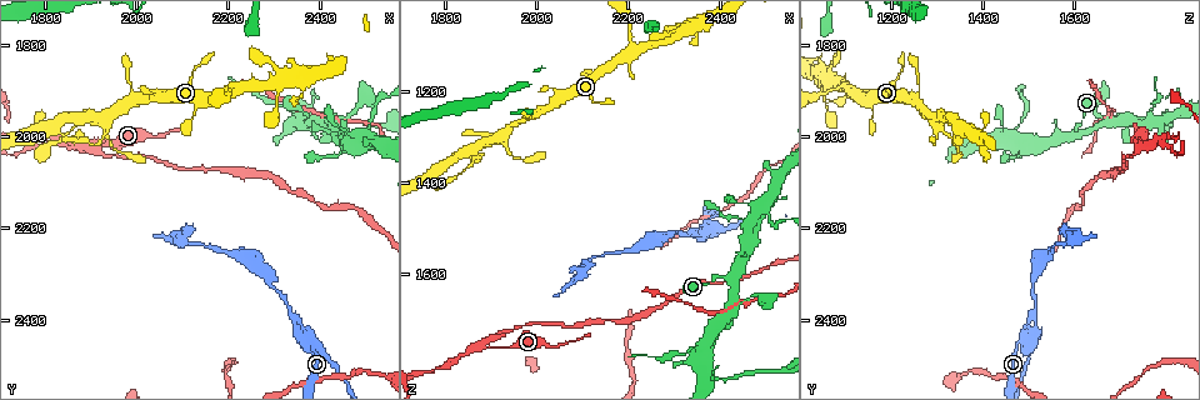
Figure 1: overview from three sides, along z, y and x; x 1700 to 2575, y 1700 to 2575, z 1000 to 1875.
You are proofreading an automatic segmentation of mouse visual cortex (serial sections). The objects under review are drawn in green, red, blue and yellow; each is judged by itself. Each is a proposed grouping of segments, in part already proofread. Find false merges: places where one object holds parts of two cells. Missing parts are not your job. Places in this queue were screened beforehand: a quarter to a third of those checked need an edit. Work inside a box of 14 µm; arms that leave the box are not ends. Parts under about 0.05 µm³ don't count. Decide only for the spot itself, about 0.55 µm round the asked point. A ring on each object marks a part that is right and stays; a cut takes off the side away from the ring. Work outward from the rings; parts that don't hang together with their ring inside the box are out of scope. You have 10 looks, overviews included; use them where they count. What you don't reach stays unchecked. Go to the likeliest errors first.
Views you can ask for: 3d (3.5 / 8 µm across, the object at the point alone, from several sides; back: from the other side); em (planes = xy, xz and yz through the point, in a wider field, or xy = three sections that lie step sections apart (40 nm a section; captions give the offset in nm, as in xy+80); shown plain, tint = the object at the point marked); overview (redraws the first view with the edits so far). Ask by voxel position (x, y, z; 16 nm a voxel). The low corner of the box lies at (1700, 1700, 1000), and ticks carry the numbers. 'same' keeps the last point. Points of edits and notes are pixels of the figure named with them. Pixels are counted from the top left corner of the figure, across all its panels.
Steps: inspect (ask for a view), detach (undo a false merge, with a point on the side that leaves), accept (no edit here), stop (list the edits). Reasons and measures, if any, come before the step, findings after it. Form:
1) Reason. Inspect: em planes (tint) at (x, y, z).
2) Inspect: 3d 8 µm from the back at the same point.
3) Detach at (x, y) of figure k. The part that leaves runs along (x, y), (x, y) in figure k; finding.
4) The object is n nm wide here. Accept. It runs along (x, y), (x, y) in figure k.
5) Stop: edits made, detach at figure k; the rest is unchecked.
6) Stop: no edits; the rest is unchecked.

Thin neck. Inspect: 3d 3.5 µm at (1880, 2020, 1755).

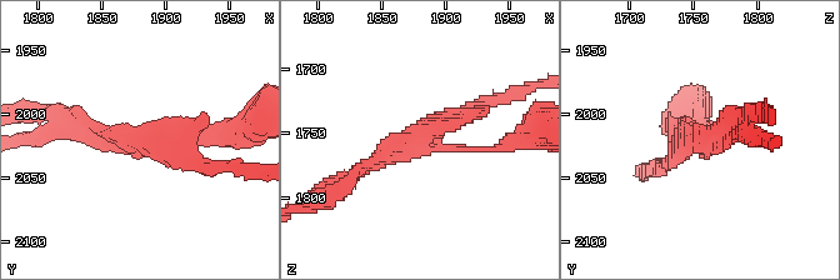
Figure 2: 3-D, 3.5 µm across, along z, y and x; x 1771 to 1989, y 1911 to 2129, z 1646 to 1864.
Now the EM. Inspect: em xy step 5 (tint) at (1882, 2022, 1760).

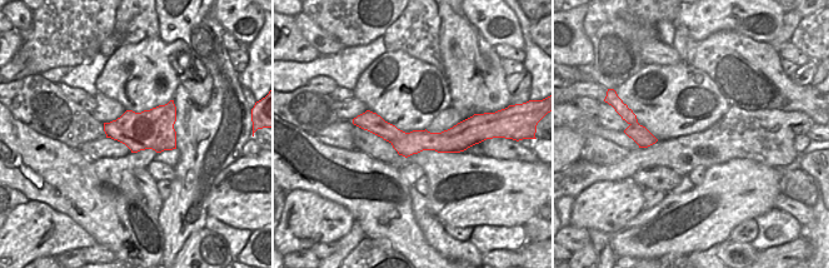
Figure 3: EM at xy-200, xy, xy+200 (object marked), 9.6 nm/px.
Inspect: em xy step 1 (tint) at the same point.

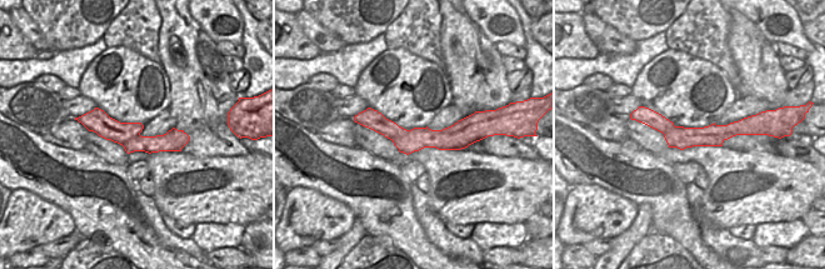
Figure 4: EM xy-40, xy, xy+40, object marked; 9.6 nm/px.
Detach at (185, 161) of figure 2. A border runs along (409, 130), (391, 139) in figure 4; a second cell is stuck on.

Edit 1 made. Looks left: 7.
Redraw. Inspect: overview.

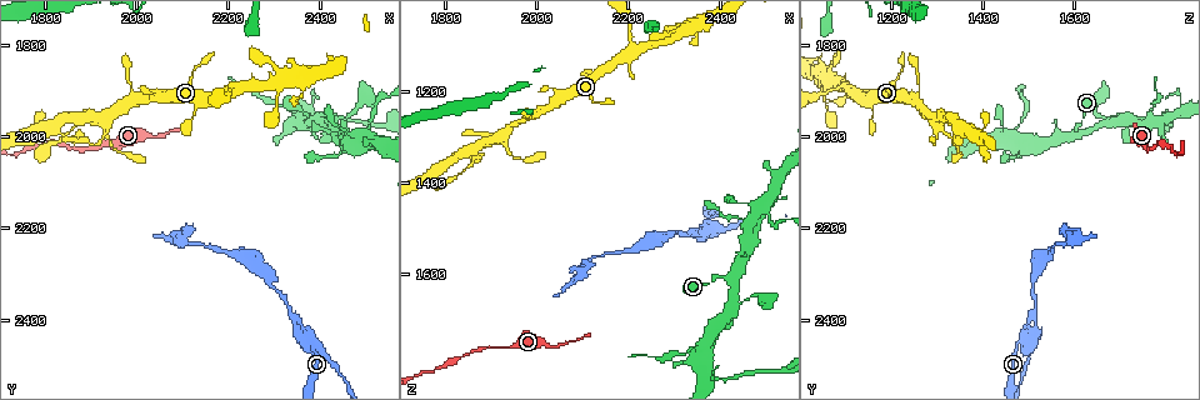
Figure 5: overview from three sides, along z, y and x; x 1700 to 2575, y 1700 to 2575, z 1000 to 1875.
Side arm on a straight run. Inspect: 3d 3.5 µm at (2370, 2445, 1495).

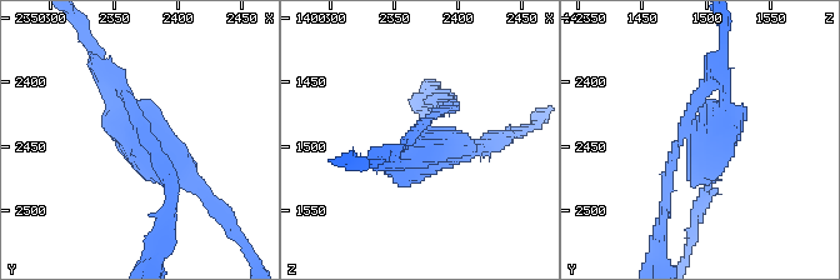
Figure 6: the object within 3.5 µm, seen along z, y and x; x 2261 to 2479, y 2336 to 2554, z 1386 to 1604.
Shape alone is not enough. Inspect: em xy step 1 (plain) at (2372, 2440, 1498).

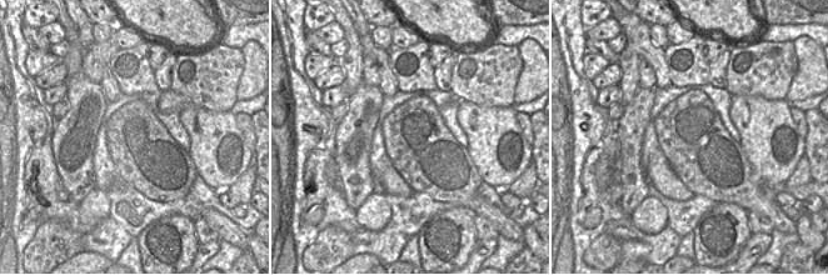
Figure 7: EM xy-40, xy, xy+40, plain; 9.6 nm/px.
Where the object lies. Inspect: em xy step 1 (tint) at the same point.

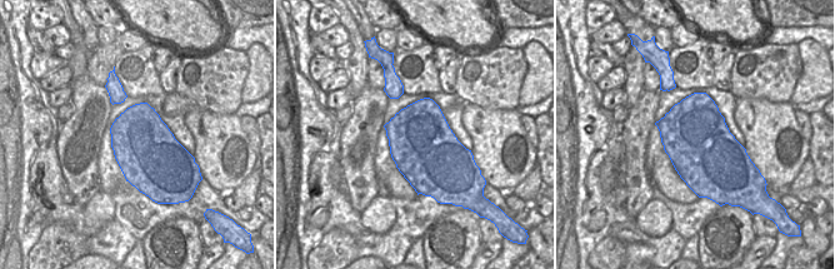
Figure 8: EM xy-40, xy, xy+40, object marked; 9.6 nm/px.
The object is 650 nm wide here. Detach at (723, 61) of figure 6. The part that leaves runs along (691, 133), (726, 118), (724, 51) in figure 6; two cells meet here.

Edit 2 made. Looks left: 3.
See it whole again. Inspect: overview.

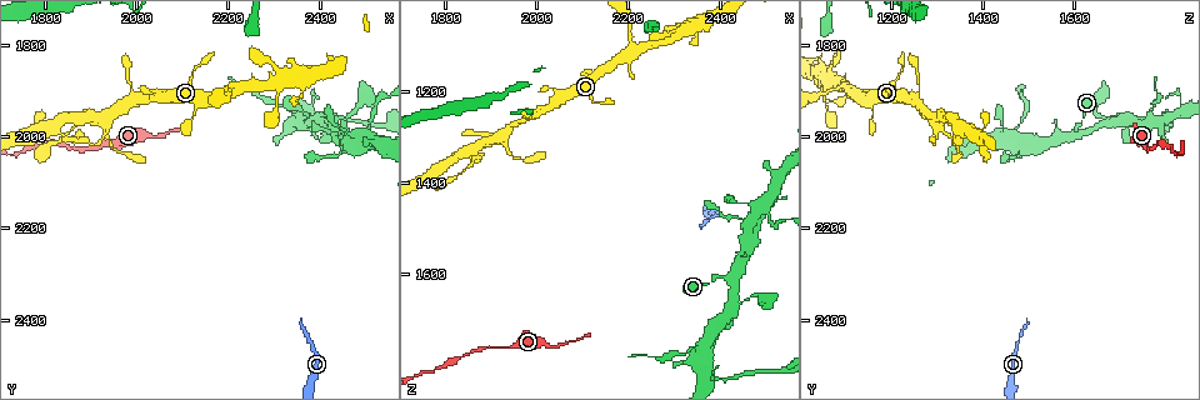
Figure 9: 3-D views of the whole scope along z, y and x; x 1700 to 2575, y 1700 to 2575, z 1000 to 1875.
Two arms in line, one across. Inspect: 3d 3.5 µm at (2430, 1995, 1615).

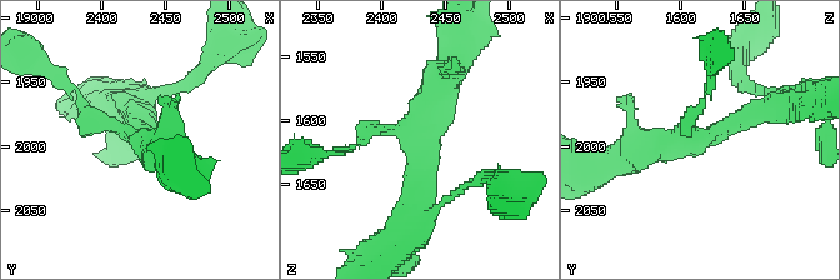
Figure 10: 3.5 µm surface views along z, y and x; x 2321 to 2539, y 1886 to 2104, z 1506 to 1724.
3 arms meet here; the arms are 100, 300, 400 nm wide; need the tissue. Inspect: em xy step 1 (tint) at (2424, 1994, 1616).

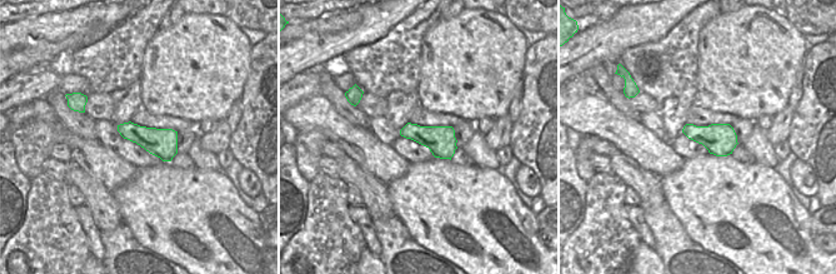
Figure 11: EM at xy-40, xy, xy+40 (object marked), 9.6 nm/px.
Accept. It runs along (351, 148), (389, 129), (428, 150), (413, 201) in figure 10; all the same cell.

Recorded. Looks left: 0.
Stop: edits made, detach at figure 2, detach at figure 6; the rest is unchecked.

